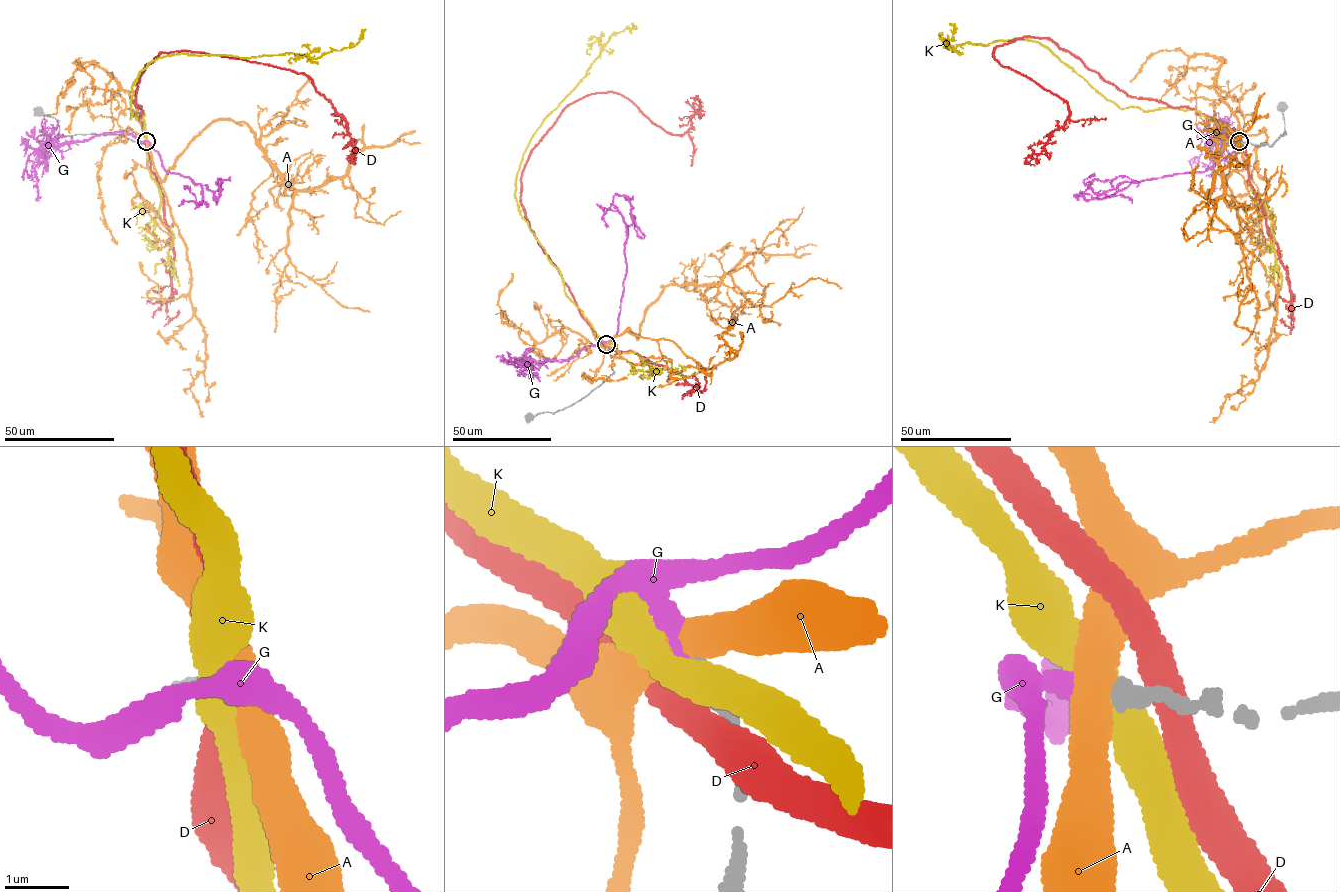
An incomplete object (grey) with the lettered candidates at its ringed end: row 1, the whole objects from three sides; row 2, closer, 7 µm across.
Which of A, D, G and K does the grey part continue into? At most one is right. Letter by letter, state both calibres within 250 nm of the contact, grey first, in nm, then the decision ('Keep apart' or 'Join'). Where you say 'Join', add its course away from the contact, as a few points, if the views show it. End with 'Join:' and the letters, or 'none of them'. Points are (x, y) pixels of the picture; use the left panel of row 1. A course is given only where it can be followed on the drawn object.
A: Thickness 280 nm (grey) against 480 nm. Keep apart
D: Thickness 320 nm (grey) against 420 nm. Keep apart
G: Thickness 280 nm (grey) against 240 nm. Join. Its course: (147, 141), (157, 152), (167, 172), (182, 175), (200, 185), (201, 205), (198, 206), (194, 195), (185, 185)
K: Thickness 280 nm (grey) against 460 nm. Keep apart
Join: G

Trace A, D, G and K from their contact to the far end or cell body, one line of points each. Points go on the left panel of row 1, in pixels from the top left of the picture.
A: (147, 141), (162, 181), (213, 122), (245, 123), (294, 191), (289, 260), (341, 305), (369, 312)
D: (147, 141), (143, 111), (135, 101), (146, 65), (159, 54), (217, 54), (306, 74), (344, 118), (355, 164)
G: (147, 141), (157, 152), (167, 172), (182, 175), (200, 185), (201, 205), (198, 206), (194, 195), (185, 185)
K: (146, 141), (143, 114), (130, 118), (132, 86), (161, 57), (317, 59), (354, 46), (364, 30)

